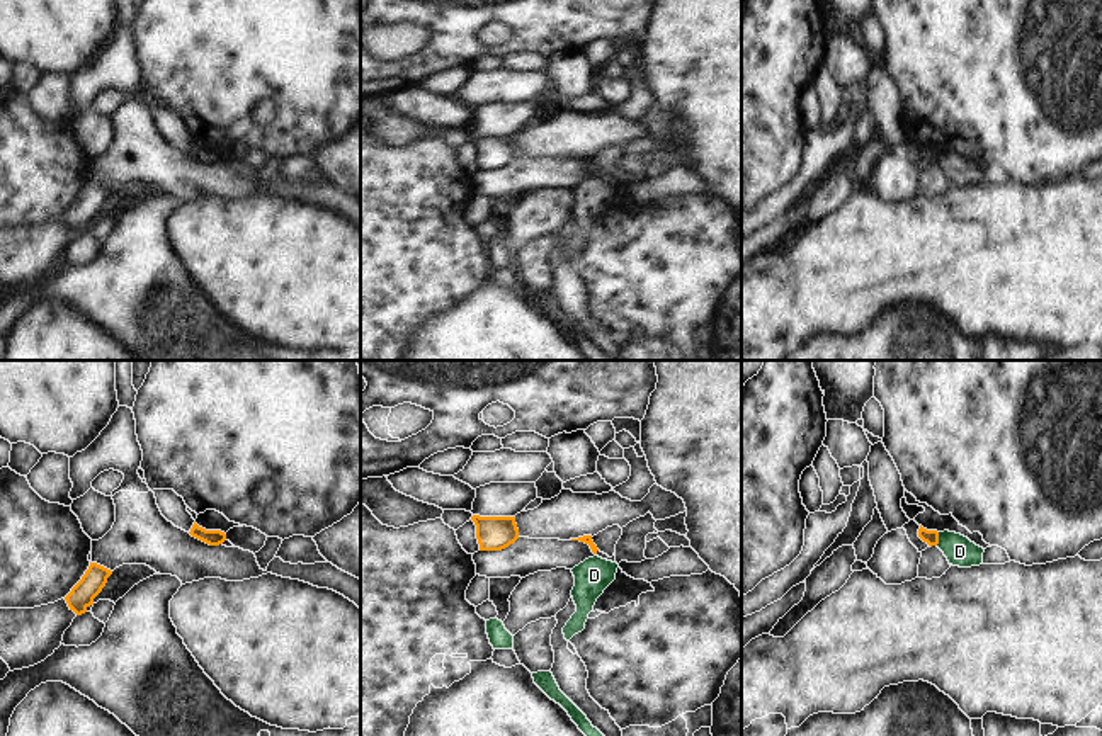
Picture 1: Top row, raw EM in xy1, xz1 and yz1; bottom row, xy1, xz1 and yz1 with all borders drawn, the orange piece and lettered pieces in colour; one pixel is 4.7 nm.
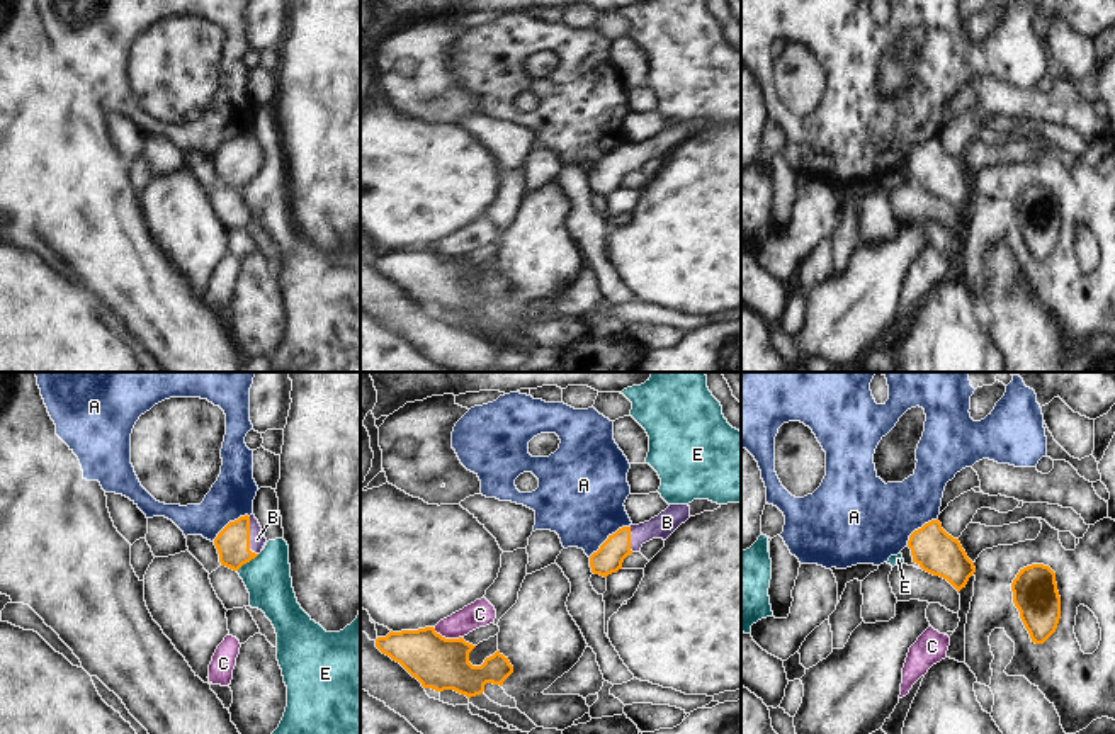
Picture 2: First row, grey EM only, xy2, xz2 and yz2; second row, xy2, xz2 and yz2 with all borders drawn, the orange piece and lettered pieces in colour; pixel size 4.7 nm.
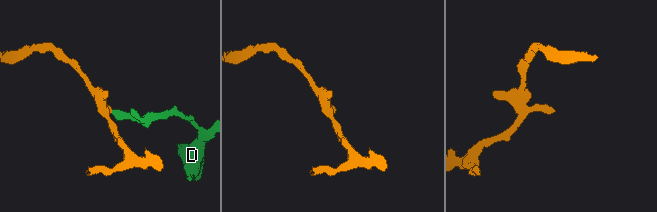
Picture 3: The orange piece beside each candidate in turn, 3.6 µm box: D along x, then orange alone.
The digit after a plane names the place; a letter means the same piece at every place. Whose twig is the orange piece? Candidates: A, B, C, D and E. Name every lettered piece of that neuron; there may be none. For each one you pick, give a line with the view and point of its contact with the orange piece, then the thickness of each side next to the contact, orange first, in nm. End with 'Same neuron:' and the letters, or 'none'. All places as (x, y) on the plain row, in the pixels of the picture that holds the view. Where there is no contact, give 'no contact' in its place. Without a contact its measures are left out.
B: meets orange in xy2 at (249, 157); 160 nm thick on the orange side, 80 nm on the other
Same neuron: B

